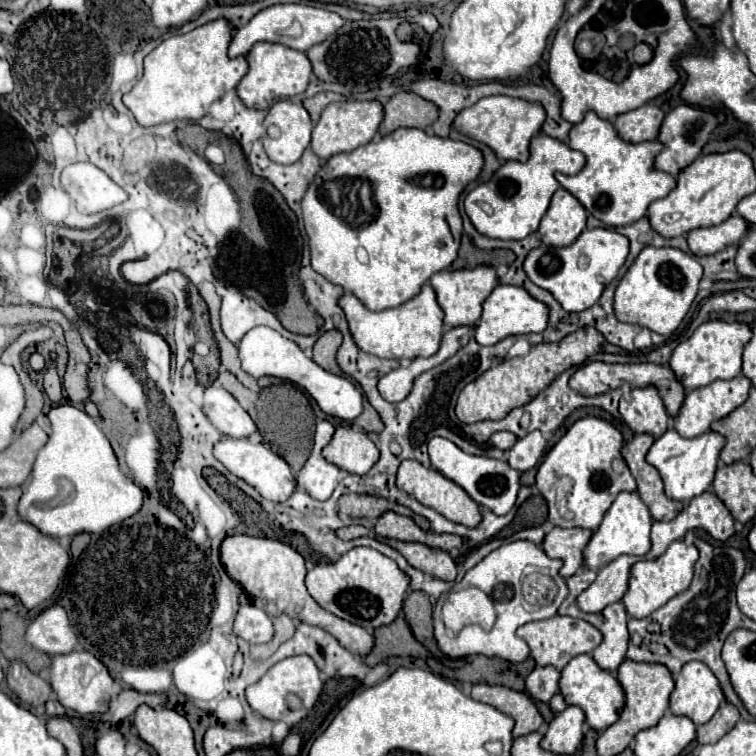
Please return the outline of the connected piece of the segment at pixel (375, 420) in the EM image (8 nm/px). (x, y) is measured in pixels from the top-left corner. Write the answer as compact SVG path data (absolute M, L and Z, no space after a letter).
M363 412L359 418L355 418L355 420L351 422L351 426L357 426L359 430L369 432L369 434L371 434L371 432L379 434L379 432L383 430L383 424L381 424L377 412Z

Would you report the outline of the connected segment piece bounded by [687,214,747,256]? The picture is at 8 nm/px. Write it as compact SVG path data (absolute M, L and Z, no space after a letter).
M733 214L719 226L691 230L687 242L689 242L689 250L695 256L707 256L731 244L737 244L745 232L747 232L747 222L739 214Z

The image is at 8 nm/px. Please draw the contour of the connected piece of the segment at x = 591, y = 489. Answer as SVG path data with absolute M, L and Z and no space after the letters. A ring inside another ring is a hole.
M587 416L577 420L567 434L545 454L539 470L537 470L537 488L541 490L541 494L545 496L547 504L549 504L549 522L561 528L587 528L587 530L597 530L607 508L613 504L613 500L617 498L619 492L627 490L633 492L635 490L635 478L631 476L627 464L623 464L621 458L621 446L623 446L623 438L621 432L595 416ZM561 476L569 476L573 478L573 488L577 490L577 506L569 506L569 512L573 514L571 520L567 518L557 518L553 520L551 508L553 508L553 490L555 490L555 482Z

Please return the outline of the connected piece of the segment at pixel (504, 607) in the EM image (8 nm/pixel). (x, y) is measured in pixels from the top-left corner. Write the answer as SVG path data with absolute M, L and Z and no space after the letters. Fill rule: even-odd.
M517 540L517 542L503 544L497 550L493 550L477 566L473 566L465 574L465 578L459 582L459 588L475 586L475 588L481 588L483 592L487 592L487 596L491 598L491 602L497 610L497 622L493 626L493 630L489 630L489 632L485 632L485 630L465 630L465 632L453 634L445 628L439 614L435 614L435 638L437 638L437 644L439 644L441 652L451 656L451 658L463 658L463 656L471 656L471 654L485 654L485 656L495 656L495 658L509 660L509 662L523 662L529 656L529 646L527 646L527 642L517 638L515 632L517 632L519 626L523 626L527 622L545 620L545 618L551 618L551 616L557 614L557 608L561 606L561 602L567 596L567 584L557 574L561 566L563 566L561 560L549 558L543 552L541 546L537 546L529 540ZM533 572L539 572L543 576L551 576L553 582L557 582L557 586L559 586L559 594L549 606L531 606L523 596L523 578L533 574Z

